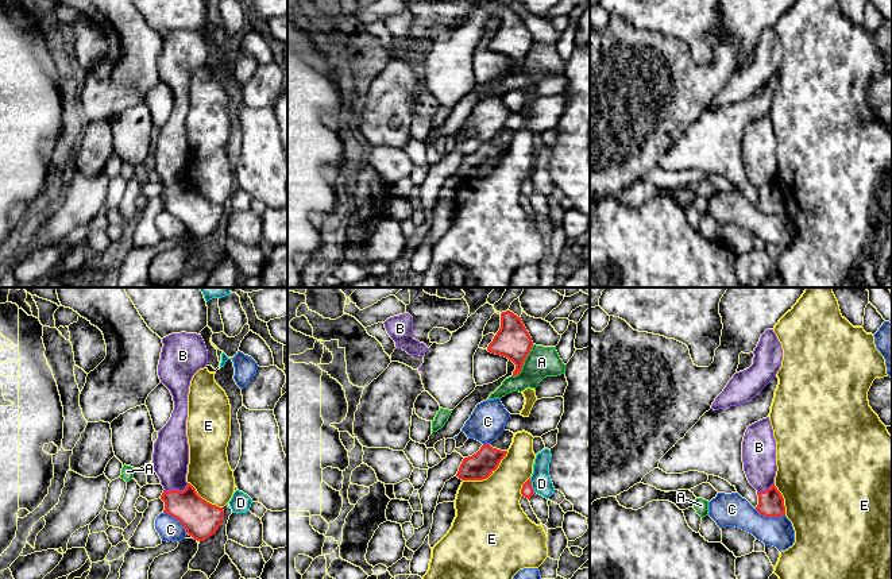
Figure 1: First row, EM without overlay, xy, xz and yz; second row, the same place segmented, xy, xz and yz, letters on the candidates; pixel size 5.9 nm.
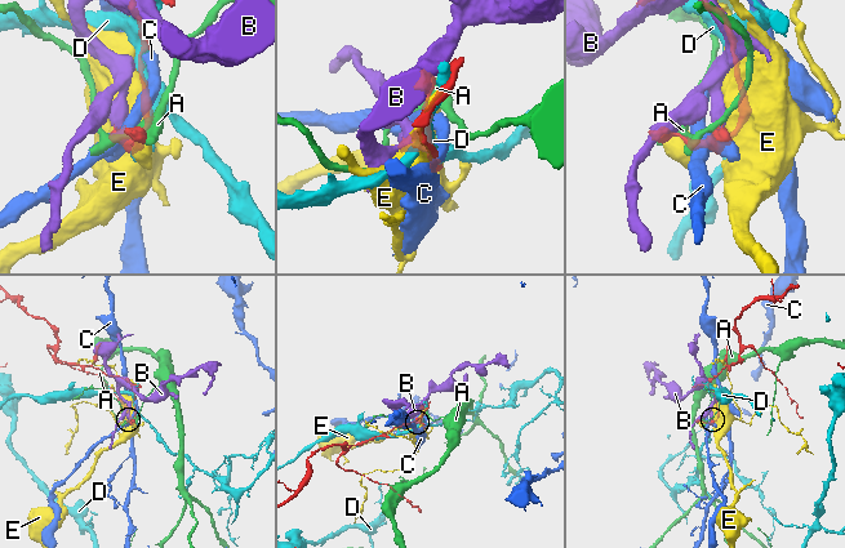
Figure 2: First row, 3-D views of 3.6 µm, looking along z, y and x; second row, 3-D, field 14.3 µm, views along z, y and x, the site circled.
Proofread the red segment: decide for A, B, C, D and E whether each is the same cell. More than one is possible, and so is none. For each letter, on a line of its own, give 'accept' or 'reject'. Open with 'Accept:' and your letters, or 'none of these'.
Accept: none of these
A: reject
B: reject
C: reject
D: reject
E: reject

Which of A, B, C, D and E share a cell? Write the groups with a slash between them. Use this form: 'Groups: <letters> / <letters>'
Groups: A / B / C / D / E

